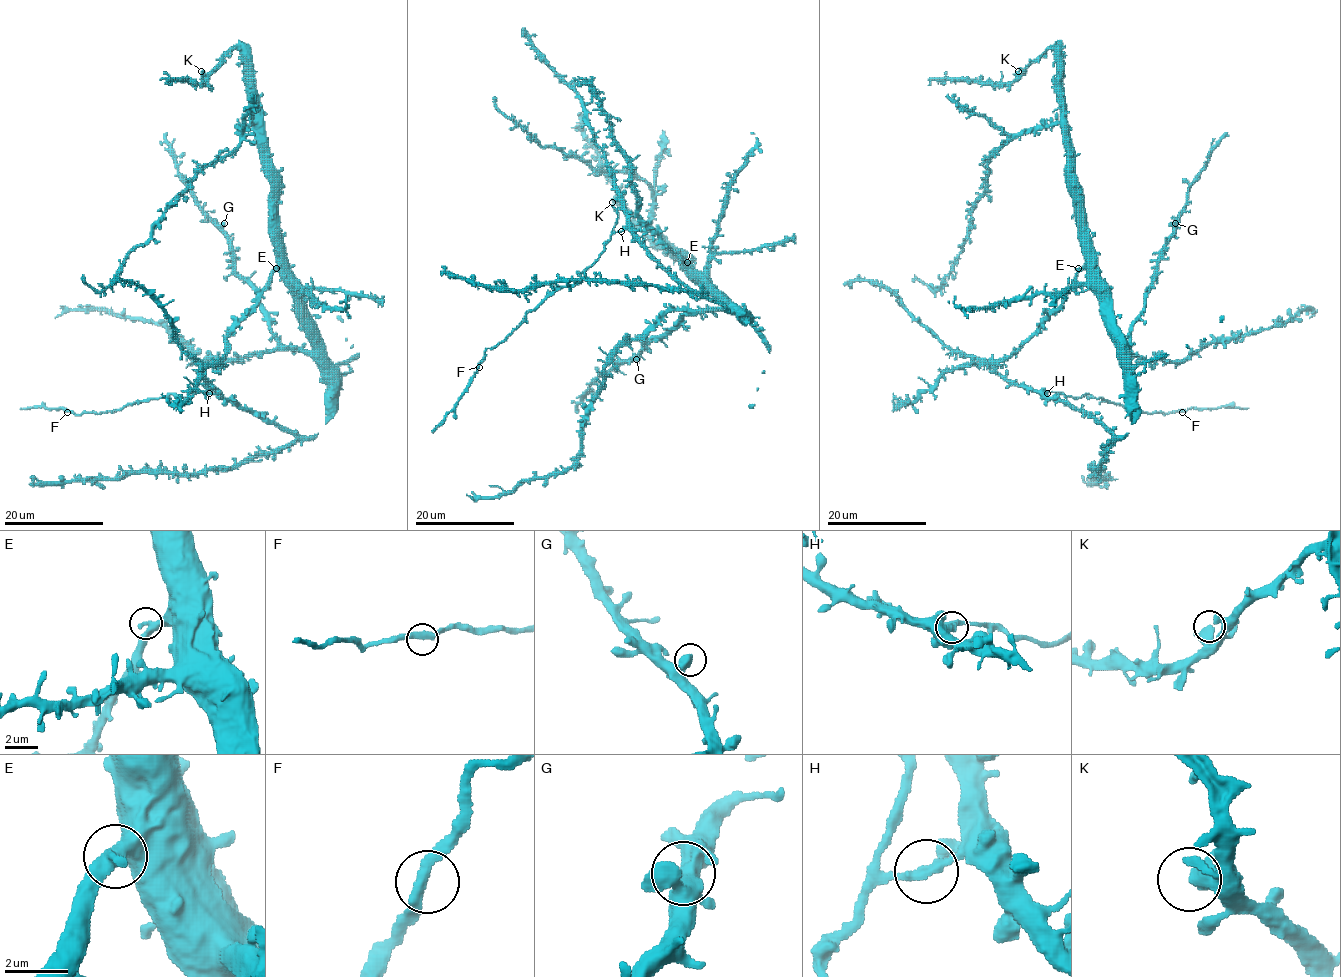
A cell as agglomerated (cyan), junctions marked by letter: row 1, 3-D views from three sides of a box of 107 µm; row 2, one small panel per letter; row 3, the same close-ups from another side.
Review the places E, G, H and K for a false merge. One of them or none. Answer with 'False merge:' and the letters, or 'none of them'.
False merge: H

